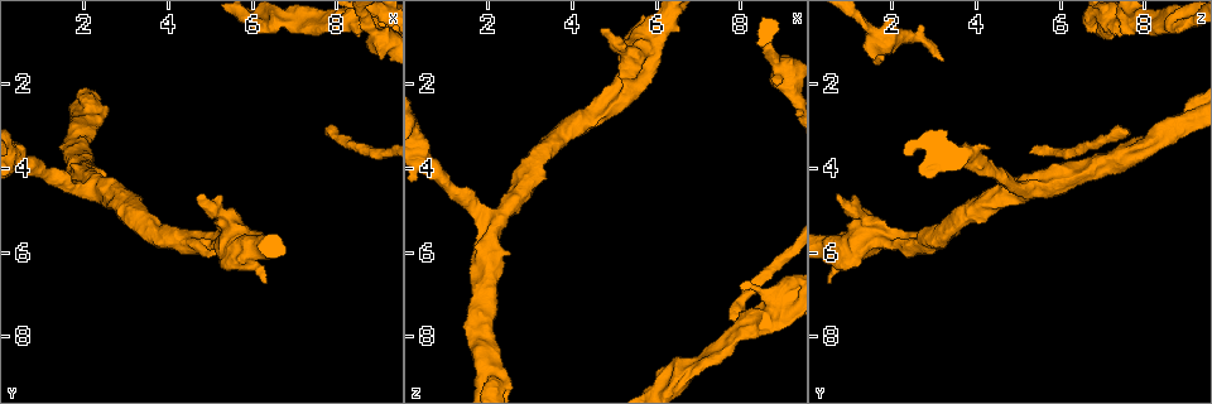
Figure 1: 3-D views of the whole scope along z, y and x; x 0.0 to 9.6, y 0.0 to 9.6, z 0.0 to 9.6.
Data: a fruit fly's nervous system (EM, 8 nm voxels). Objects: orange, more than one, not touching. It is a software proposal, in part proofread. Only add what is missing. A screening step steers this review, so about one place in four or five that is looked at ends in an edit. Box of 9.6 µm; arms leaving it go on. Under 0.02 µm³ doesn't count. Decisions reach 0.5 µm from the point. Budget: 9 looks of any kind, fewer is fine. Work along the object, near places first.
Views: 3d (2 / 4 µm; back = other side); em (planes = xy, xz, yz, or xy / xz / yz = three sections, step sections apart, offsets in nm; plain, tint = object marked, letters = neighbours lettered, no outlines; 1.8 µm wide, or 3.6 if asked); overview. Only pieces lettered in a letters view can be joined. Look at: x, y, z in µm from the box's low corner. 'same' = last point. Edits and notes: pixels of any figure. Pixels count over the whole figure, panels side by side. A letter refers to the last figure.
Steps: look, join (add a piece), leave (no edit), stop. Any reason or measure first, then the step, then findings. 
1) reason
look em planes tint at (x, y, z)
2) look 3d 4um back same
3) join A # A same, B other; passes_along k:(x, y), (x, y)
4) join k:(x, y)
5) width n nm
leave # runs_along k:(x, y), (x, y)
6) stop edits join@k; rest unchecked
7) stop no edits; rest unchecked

sudden change in width
look 3d 4um at (8.90, 0.70, 1.55)

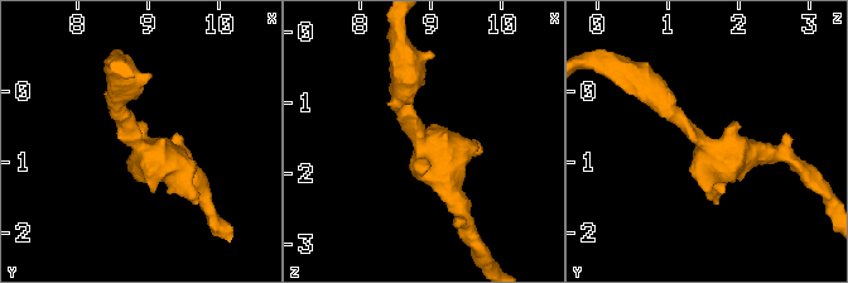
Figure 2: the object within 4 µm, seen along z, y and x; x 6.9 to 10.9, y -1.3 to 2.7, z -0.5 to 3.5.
shape alone is not enough
look em 3.6um planes letters at (8.85, 0.75, 1.55)

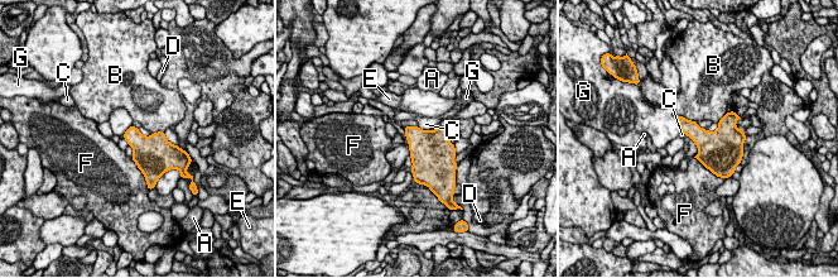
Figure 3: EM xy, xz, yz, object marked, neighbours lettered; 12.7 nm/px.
width 260 nm
leave # A other, B other, C other, D other, E other, F other, G other; border 3:(418, 126), (429, 130); none of them fits

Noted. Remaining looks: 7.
an open end
look em planes letters at (7.75, 3.15, 7.60)

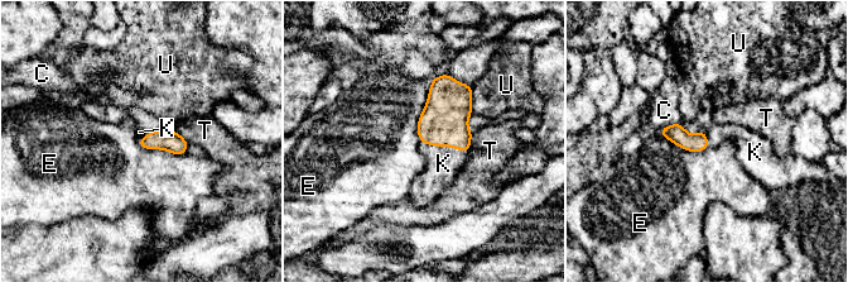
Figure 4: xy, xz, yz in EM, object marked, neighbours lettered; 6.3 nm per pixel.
join K # C other, E other, K same, T other, U other; the neuron continues

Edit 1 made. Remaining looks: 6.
branch stops here
look 3d 2um back at (4.70, 4.60, 0.75)

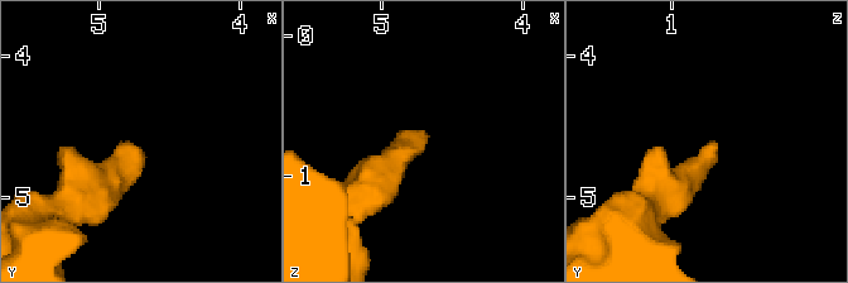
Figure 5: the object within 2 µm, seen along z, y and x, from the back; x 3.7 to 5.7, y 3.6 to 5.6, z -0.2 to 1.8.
look em 3.6um planes letters at (4.74, 4.62, 0.68)

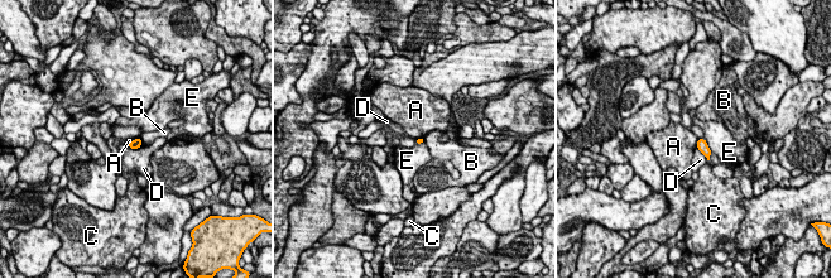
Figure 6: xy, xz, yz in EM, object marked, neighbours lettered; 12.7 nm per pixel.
leave # A other, B other, C other, D other, E other; no lettered piece goes on from it

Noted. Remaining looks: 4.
look em planes letters at (1.90, 2.80, 9.15)

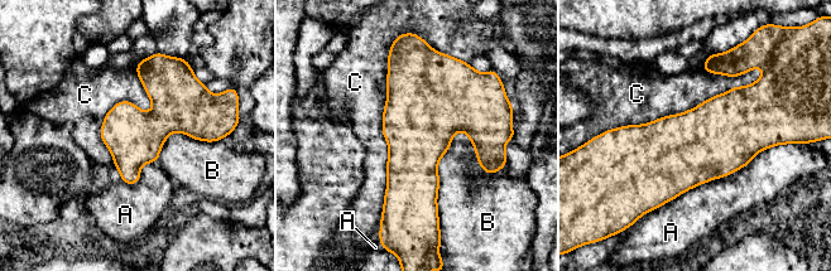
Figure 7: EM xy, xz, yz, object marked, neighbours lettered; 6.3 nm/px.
leave # A other, B other, C other; border 7:(390, 49), (380, 212); no lettered piece goes on from it

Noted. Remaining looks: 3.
stop edits join@4; rest unchecked

